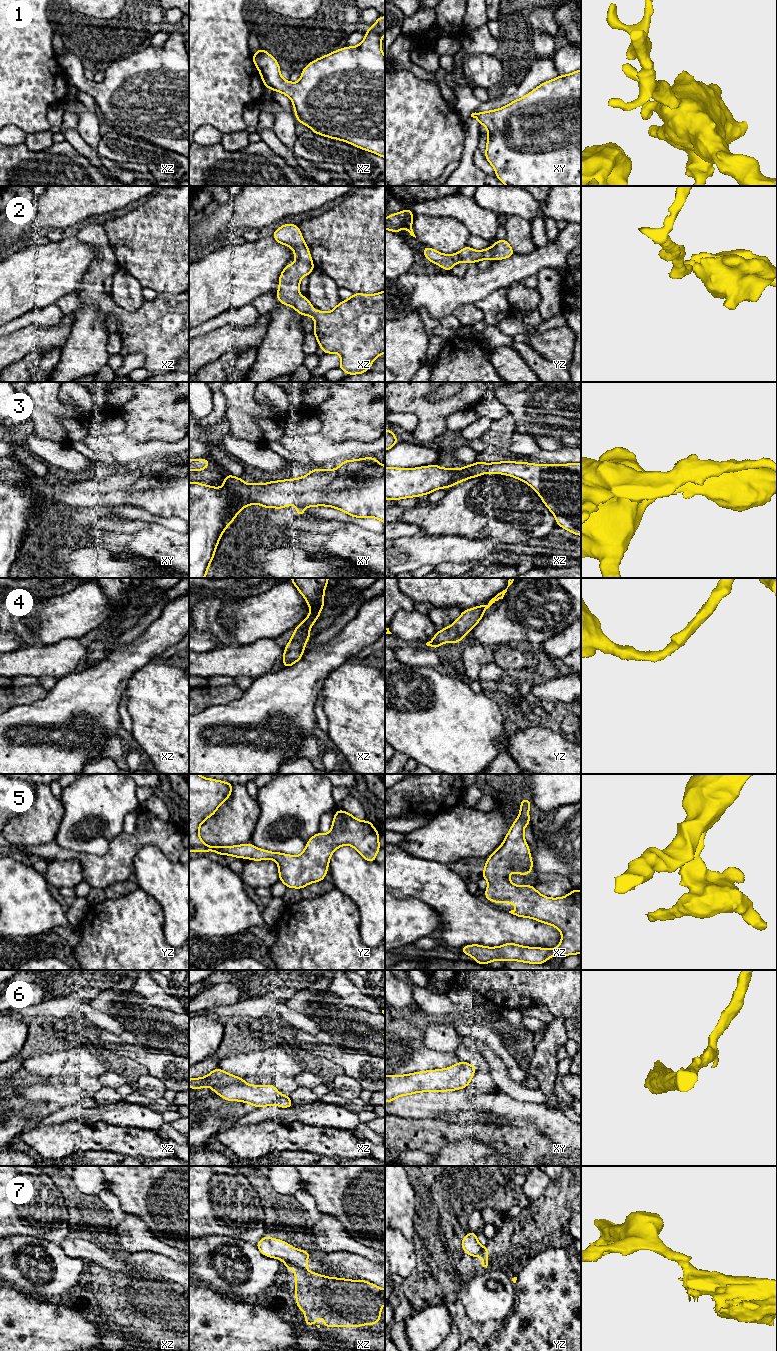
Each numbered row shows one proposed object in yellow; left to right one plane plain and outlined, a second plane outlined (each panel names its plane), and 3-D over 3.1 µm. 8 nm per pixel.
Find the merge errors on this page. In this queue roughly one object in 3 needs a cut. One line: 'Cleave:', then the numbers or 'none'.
Cleave: 7

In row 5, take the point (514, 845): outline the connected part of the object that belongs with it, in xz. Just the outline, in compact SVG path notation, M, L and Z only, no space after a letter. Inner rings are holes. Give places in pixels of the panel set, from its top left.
M522 797L520 814L500 847L487 858L482 872L482 877L488 881L484 896L494 903L516 903L517 908L509 913L554 926L560 930L562 939L555 949L515 943L498 947L463 946L461 953L473 957L478 964L486 965L496 960L543 964L553 956L581 954L581 890L574 889L564 897L549 898L532 885L517 886L509 880L512 871L528 875L533 868L530 848L524 839L524 827L531 825L530 806L531 800Z

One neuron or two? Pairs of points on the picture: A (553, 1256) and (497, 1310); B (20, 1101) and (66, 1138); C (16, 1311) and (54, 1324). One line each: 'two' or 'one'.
A: two
B: two
C: one

